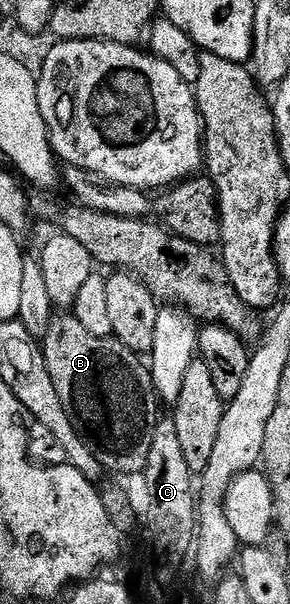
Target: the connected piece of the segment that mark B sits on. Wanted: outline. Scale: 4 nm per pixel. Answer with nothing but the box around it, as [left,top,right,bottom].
[41,311,157,475]

